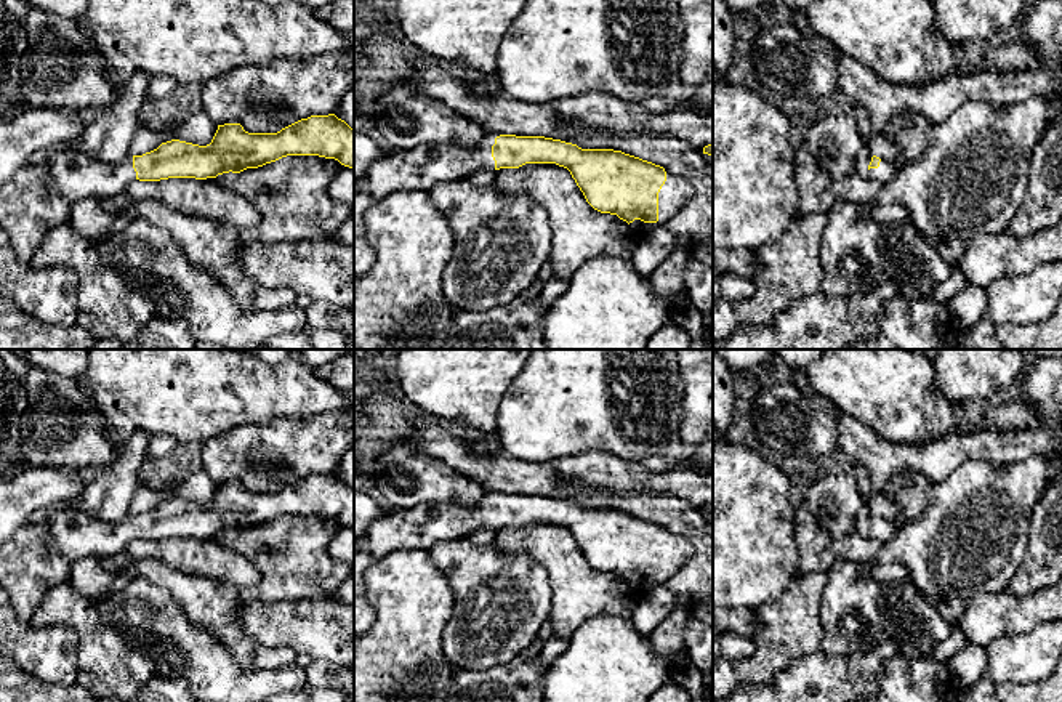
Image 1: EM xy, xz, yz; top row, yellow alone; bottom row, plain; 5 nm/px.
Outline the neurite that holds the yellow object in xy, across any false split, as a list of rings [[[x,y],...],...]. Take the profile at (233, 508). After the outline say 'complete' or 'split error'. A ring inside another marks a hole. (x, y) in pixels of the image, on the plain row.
[[[335,473],[311,474],[277,492],[248,492],[240,482],[224,482],[218,484],[207,505],[171,498],[151,511],[127,514],[119,521],[103,521],[62,505],[51,510],[45,519],[18,527],[6,542],[0,543],[0,587],[8,593],[16,617],[21,622],[29,622],[43,596],[67,582],[72,563],[77,559],[125,551],[136,539],[207,539],[229,531],[240,532],[247,527],[258,527],[287,514],[319,514],[354,527],[354,487]]]; split error

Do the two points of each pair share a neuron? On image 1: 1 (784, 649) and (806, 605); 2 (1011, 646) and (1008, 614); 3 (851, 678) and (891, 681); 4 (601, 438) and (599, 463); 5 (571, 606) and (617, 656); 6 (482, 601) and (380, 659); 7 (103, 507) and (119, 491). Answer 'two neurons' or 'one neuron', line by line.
1: one neuron
2: two neurons
3: two neurons
4: two neurons
5: two neurons
6: two neurons
7: one neuron

